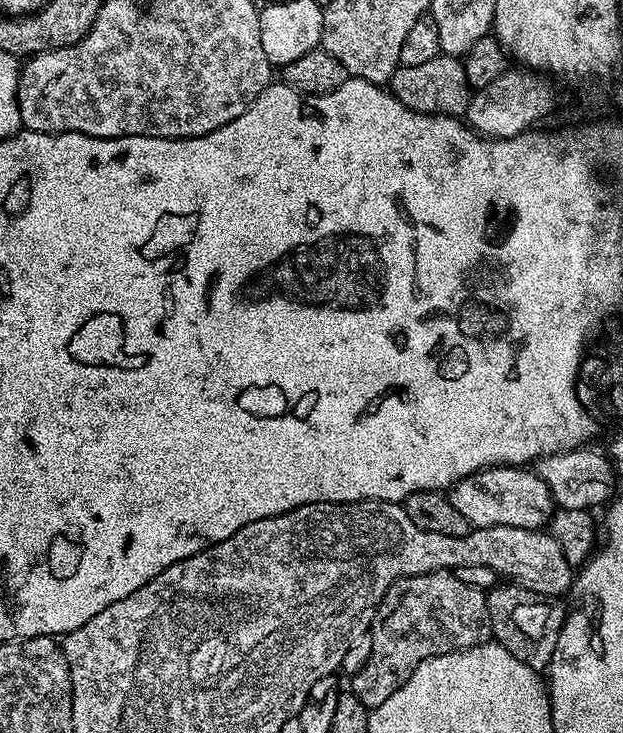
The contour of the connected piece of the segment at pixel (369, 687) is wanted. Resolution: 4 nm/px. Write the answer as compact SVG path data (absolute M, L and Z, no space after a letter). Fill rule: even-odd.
M452 570L407 576L396 580L390 586L390 590L386 590L372 619L370 631L370 658L366 666L362 666L362 670L358 670L351 677L350 684L350 690L356 695L358 702L362 702L362 706L369 710L382 706L382 702L386 702L386 698L390 698L394 690L401 688L422 662L447 652L457 652L460 648L472 648L476 644L489 643L492 623L488 613L488 597L482 590L466 586L466 582L462 582L462 578L458 578Z

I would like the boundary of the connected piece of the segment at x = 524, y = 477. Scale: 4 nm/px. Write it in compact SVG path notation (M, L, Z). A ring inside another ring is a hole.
M524 466L478 470L452 485L450 499L473 528L514 526L522 530L540 530L551 521L554 511L554 501L546 482L542 482L535 470Z

